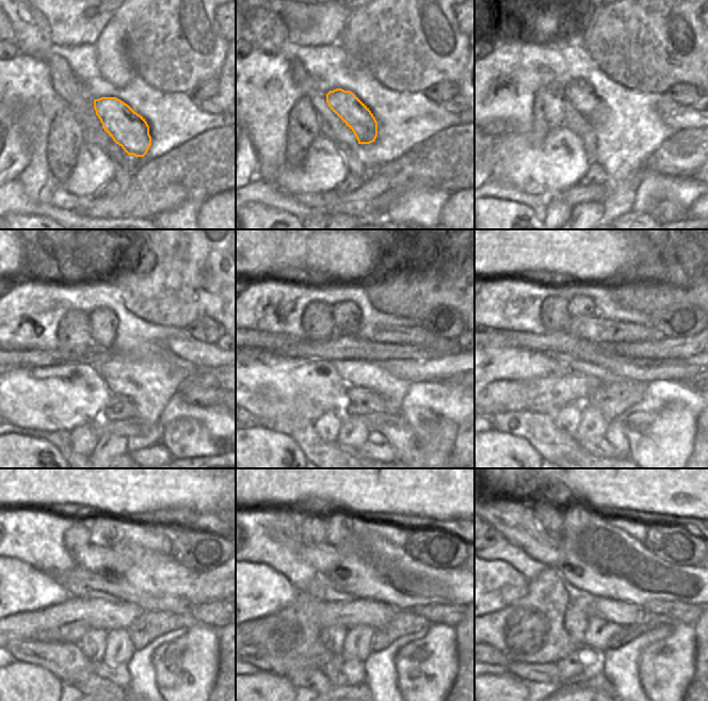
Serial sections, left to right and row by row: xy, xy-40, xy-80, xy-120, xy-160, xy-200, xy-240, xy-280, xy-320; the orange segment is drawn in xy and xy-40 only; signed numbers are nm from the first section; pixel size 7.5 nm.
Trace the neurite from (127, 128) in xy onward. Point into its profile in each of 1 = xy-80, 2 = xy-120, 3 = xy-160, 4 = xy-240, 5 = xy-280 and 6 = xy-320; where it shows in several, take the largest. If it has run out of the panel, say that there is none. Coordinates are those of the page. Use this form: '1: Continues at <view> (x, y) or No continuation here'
1: Continues at xy-80 (579, 94)
2: Continues at xy-120 (102, 321)
3: Continues at xy-160 (346, 315)
4: Continues at xy-240 (103, 532)
5: Continues at xy-280 (338, 524)
6: Continues at xy-320 (576, 519)

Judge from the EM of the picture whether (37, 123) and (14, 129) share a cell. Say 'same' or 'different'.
different

